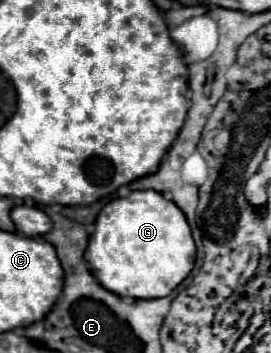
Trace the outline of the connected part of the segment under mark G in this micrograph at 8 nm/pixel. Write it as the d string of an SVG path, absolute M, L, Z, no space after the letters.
M135 190L129 194L129 198L115 198L103 206L95 222L95 232L89 238L85 260L91 274L105 290L117 296L153 300L169 296L171 290L189 276L195 266L195 242L185 214L171 200L165 200L155 190Z

